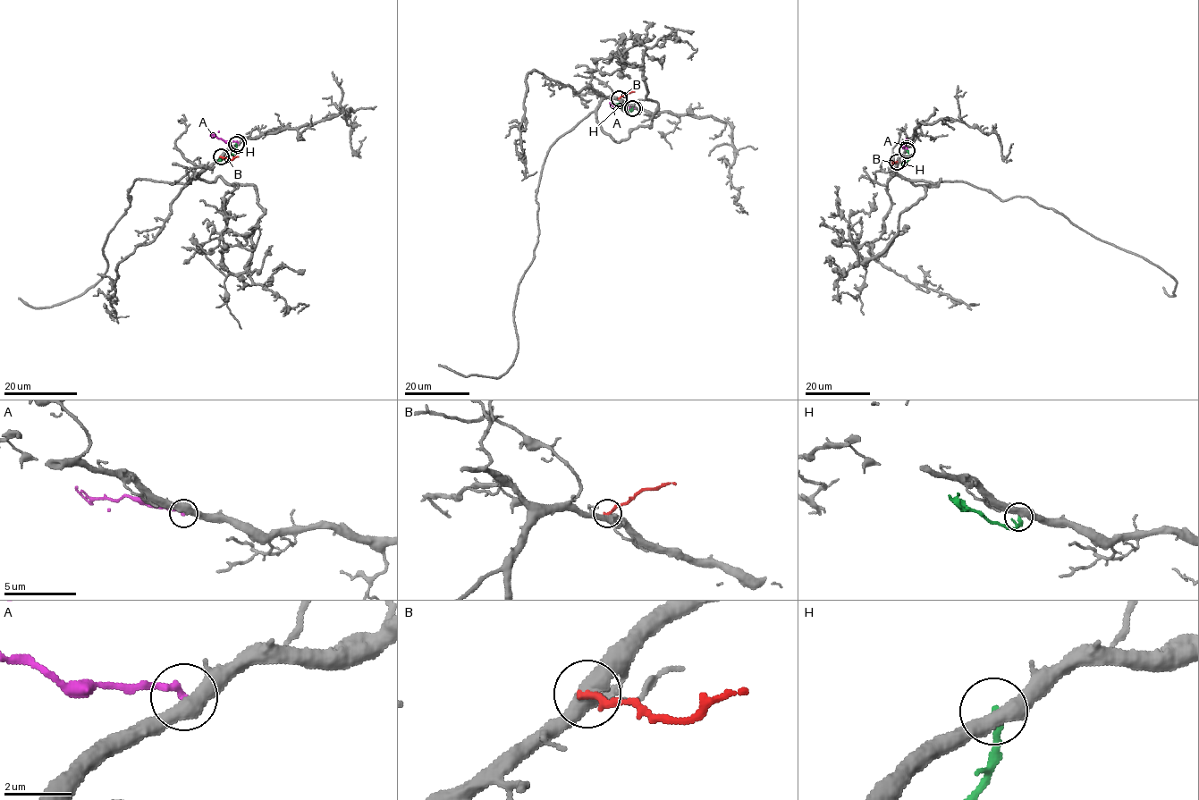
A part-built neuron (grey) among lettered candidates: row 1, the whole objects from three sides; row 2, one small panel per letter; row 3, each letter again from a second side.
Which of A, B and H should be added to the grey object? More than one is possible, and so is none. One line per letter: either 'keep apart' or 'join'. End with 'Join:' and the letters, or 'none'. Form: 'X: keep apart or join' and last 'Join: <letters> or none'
A: join
B: keep apart
H: keep apart
Join: A

